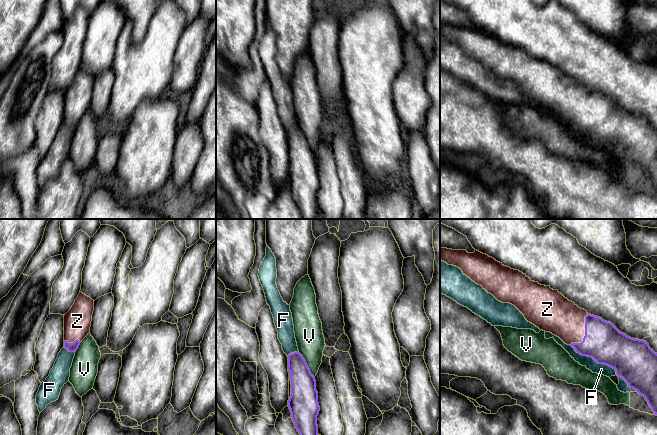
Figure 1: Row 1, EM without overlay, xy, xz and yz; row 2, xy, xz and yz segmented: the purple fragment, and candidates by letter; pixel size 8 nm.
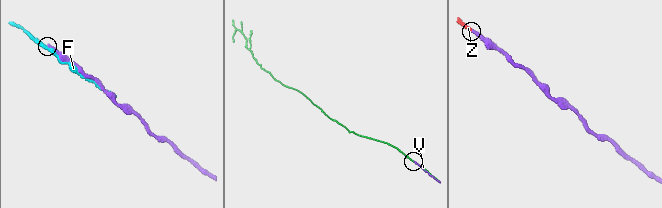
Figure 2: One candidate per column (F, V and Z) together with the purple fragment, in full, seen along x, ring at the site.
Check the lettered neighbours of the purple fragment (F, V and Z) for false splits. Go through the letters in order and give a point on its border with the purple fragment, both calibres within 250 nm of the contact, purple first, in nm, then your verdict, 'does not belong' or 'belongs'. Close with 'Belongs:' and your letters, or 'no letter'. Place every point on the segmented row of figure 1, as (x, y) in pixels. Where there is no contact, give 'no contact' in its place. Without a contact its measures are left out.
F: yz (594, 359) | 320/90 nm | does not belong
V: xz (307, 365) | 220/220 nm | does not belong
Z: yz (585, 333) | 320/300 nm | belongs
Belongs: Z

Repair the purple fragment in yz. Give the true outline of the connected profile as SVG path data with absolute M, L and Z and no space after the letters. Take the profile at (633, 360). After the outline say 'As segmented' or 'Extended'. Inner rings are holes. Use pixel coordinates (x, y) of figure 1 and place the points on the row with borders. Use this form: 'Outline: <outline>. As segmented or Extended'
Outline: M441 248L440 259L448 265L460 268L464 275L476 284L481 285L498 301L514 305L528 322L534 324L540 330L559 337L565 344L572 346L580 355L591 357L596 363L613 368L618 377L623 378L630 388L633 388L645 398L654 414L657 415L657 353L650 348L646 341L627 336L620 332L611 322L588 314L586 310L579 308L574 302L565 298L558 290L534 282L519 270L504 266L494 258L477 250L474 253L468 253L466 250Z. Extended

